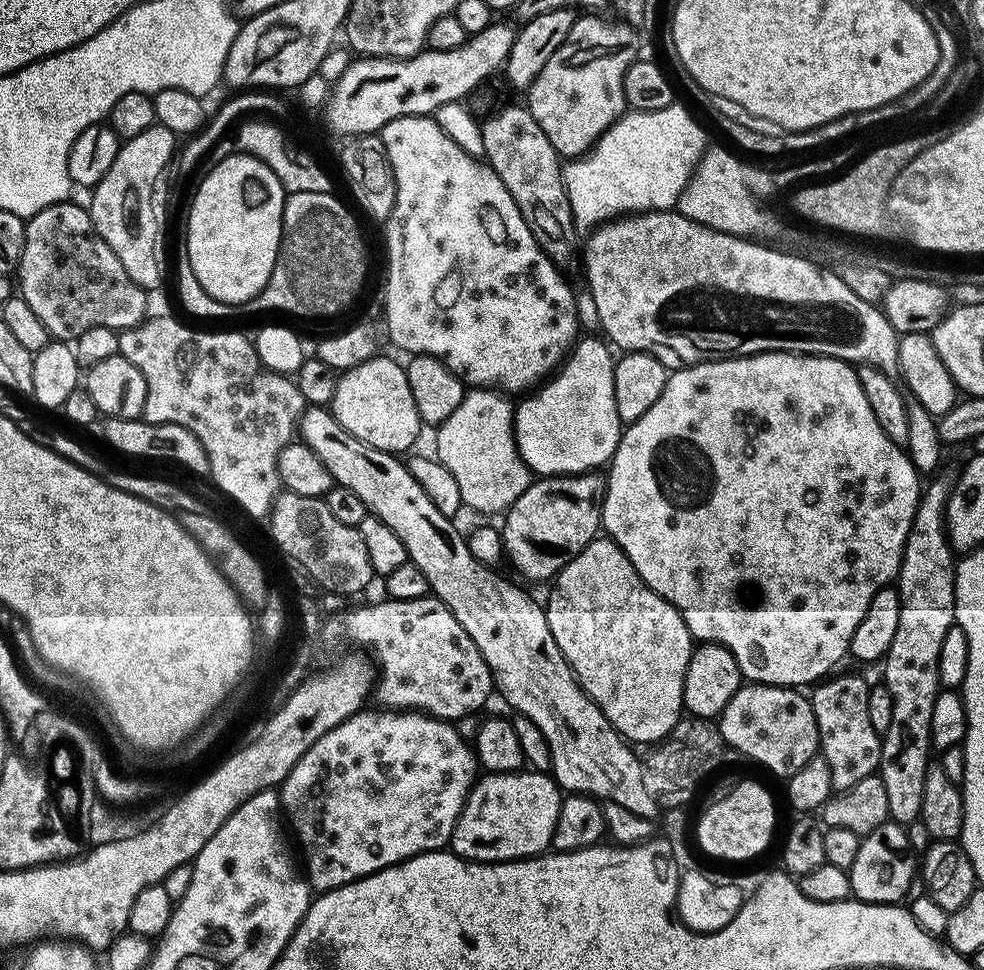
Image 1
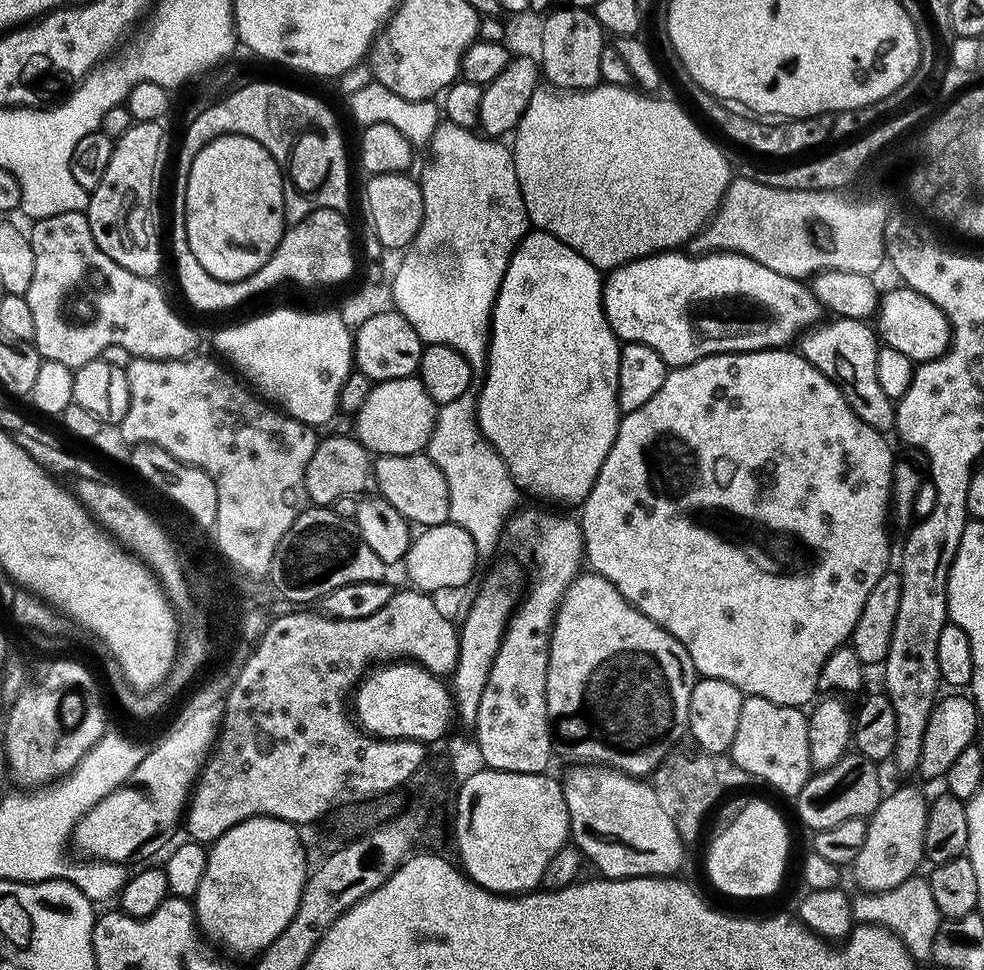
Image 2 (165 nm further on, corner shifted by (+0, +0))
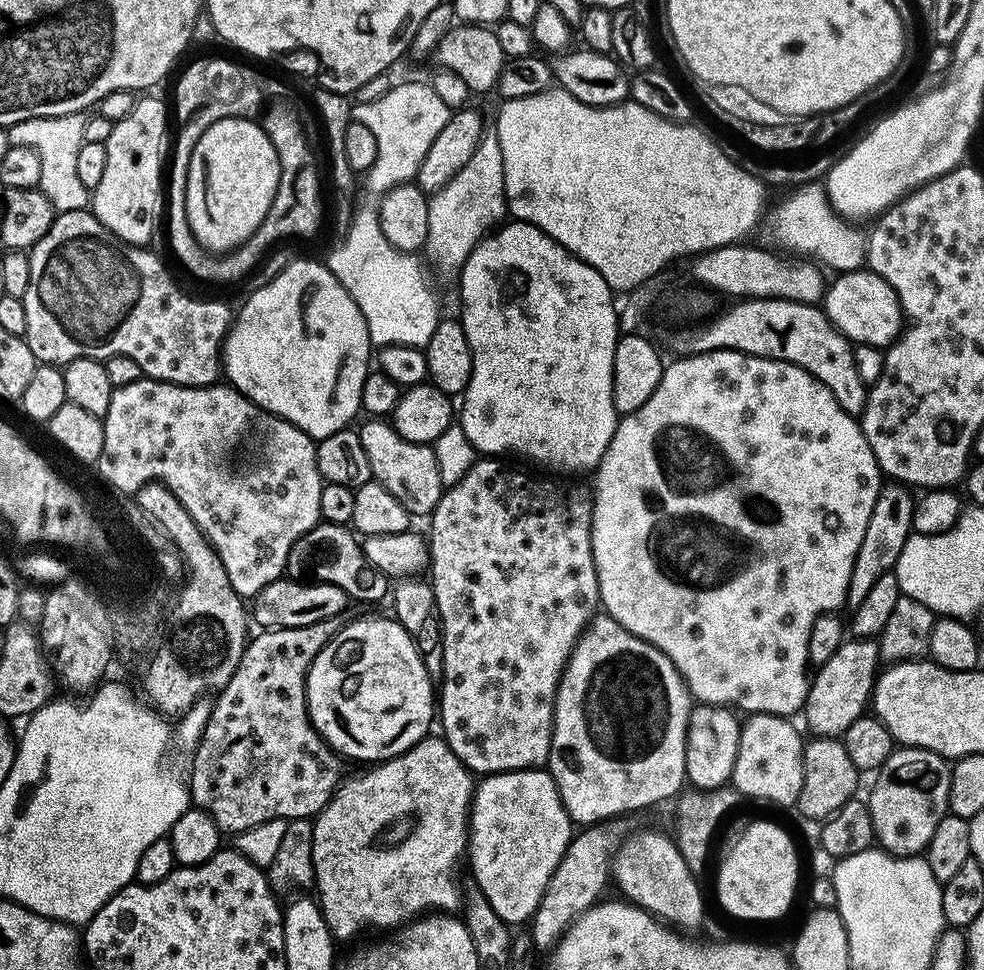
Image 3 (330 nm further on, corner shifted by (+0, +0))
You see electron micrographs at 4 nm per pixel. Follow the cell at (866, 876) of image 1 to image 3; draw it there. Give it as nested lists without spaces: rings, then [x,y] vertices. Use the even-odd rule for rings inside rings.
[[[903,746],[892,751],[880,771],[875,773],[876,785],[866,796],[879,847],[894,856],[915,856],[927,849],[938,822],[949,815],[951,773],[949,761],[937,752]]]

